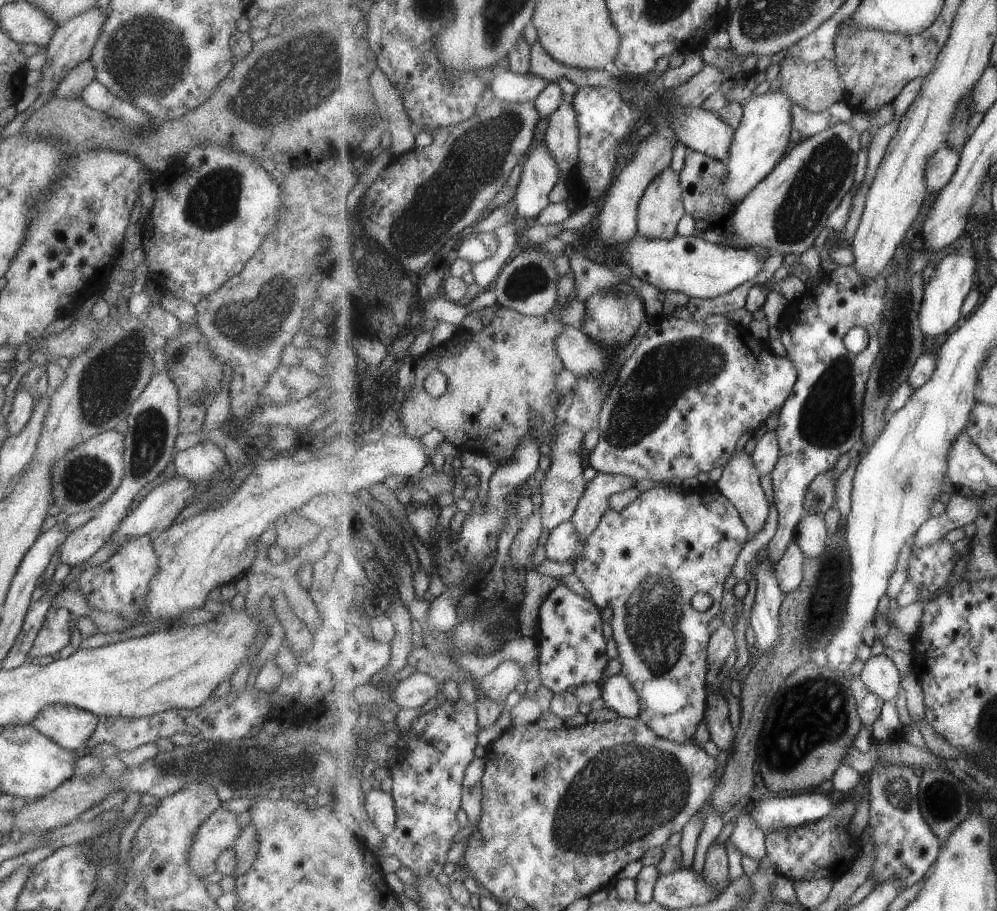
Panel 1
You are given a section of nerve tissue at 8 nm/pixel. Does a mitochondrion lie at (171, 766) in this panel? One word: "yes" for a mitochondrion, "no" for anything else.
no

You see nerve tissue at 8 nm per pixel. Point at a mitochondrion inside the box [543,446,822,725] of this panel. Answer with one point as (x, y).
(654, 611)

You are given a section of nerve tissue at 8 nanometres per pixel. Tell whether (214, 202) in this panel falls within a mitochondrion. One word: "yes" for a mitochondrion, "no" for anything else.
yes

